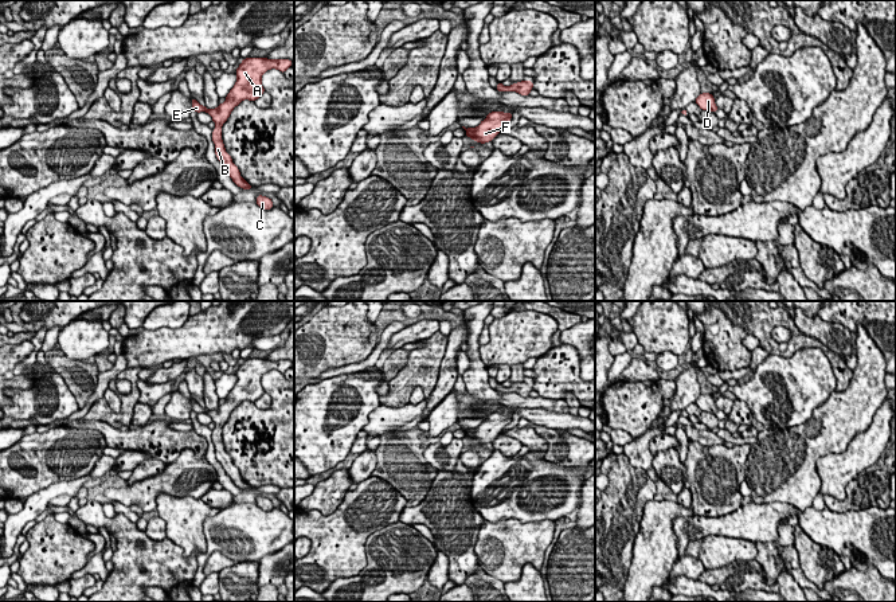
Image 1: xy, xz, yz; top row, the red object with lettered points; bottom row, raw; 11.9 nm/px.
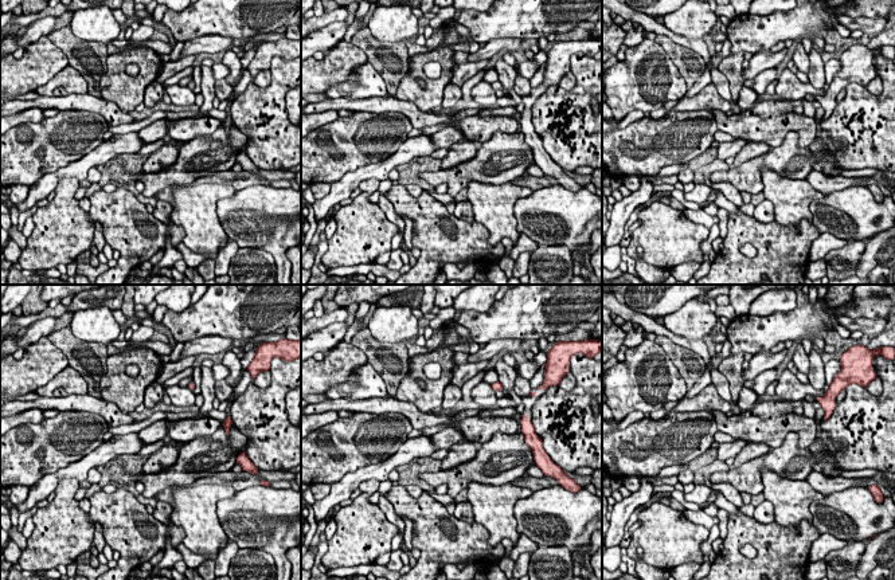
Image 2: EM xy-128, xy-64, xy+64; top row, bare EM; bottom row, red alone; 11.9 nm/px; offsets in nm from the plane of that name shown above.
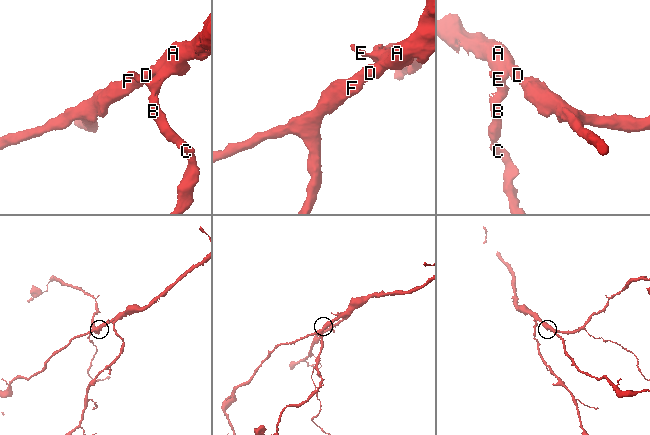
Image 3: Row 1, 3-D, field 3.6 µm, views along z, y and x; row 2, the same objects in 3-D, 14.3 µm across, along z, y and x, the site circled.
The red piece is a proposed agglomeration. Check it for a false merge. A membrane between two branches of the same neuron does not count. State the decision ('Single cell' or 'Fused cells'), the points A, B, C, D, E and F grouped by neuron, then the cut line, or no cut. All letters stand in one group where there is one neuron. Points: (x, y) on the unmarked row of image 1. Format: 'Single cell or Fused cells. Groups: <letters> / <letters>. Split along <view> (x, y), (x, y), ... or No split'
Single cell. Groups: A B C D E F. No split

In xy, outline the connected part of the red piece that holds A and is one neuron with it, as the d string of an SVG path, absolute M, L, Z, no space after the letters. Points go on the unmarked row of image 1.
M246 359L242 361L235 375L238 378L234 388L226 396L226 402L220 404L215 410L207 410L200 406L195 399L192 402L192 410L196 414L206 413L212 418L215 423L215 430L212 431L212 442L215 445L215 456L216 460L222 464L227 476L232 480L232 482L243 489L251 490L250 486L242 477L238 468L232 464L231 457L226 453L223 441L222 441L222 427L230 418L231 413L235 407L238 407L242 402L255 402L263 394L265 390L262 387L262 376L271 370L279 371L285 374L289 368L292 368L293 363L290 360L267 360L267 359Z

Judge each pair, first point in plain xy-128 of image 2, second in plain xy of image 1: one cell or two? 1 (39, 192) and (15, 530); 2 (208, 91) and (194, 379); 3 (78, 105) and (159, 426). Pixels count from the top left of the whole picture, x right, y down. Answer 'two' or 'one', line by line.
1: one
2: one
3: one

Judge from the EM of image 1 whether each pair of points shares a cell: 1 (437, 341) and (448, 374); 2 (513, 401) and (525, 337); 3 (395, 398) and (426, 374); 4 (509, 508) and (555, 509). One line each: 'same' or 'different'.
1: different
2: different
3: same
4: same

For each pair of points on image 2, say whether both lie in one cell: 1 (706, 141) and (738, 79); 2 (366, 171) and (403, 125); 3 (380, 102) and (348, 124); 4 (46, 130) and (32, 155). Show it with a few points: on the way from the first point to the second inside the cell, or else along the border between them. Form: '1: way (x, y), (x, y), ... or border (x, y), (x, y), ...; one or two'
1: border (707, 109), (676, 112); two
2: border (399, 145), (382, 160), (367, 163), (343, 175); two
3: border (355, 112), (375, 112), (378, 114); two
4: way (46, 136), (46, 141), (38, 149); one

